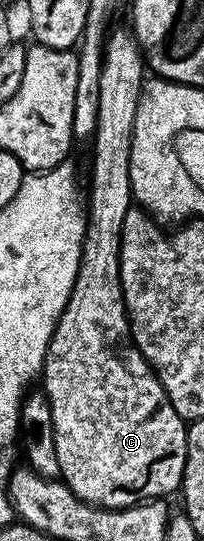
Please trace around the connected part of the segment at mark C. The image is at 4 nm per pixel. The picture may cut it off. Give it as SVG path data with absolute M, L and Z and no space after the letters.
M117 27L108 34L103 45L93 134L95 145L91 149L91 192L85 195L87 228L77 281L73 281L73 293L69 293L67 308L61 313L49 341L41 376L41 390L47 396L49 409L53 409L53 437L57 441L57 465L62 482L81 501L109 511L135 507L148 499L163 499L170 491L178 492L182 488L188 428L132 339L131 323L127 319L121 285L121 229L125 229L125 213L129 213L133 205L129 157L139 96L145 86L145 60L134 30Z

